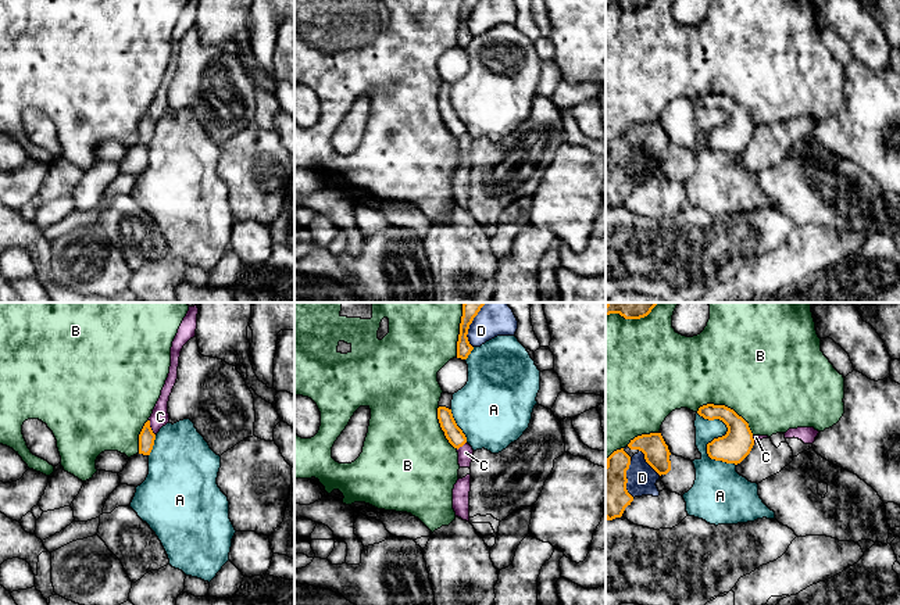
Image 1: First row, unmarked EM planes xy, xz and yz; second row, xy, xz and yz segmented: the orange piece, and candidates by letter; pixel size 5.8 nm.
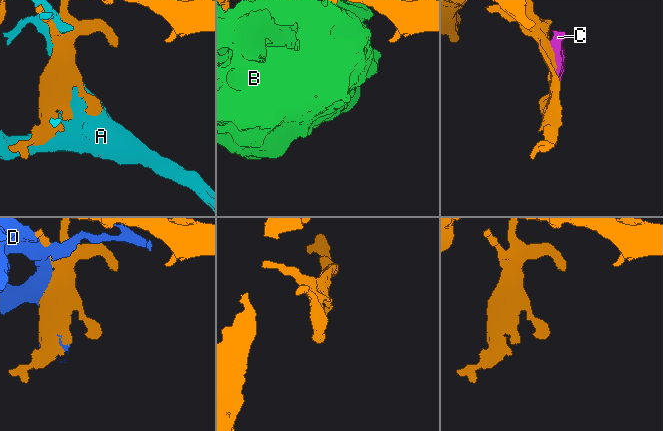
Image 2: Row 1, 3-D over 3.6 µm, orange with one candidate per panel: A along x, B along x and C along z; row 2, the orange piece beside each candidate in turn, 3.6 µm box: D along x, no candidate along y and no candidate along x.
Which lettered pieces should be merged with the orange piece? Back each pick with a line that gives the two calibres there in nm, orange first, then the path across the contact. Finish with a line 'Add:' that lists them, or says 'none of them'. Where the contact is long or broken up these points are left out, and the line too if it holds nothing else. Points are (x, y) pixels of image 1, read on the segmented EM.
Add: none of them

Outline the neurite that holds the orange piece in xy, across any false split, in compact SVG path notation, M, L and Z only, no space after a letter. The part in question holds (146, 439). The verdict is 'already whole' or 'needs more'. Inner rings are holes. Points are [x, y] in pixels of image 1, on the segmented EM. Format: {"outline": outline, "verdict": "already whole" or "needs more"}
{"outline": "M147 420L139 434L139 454L150 455L154 445L156 434L150 427L150 420Z", "verdict": "already whole"}

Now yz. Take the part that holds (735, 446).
{"outline": "M707 404L700 407L697 414L708 420L719 419L728 427L725 436L707 444L707 454L711 459L738 465L750 454L754 445L753 433L749 423L733 409Z", "verdict": "already whole"}

